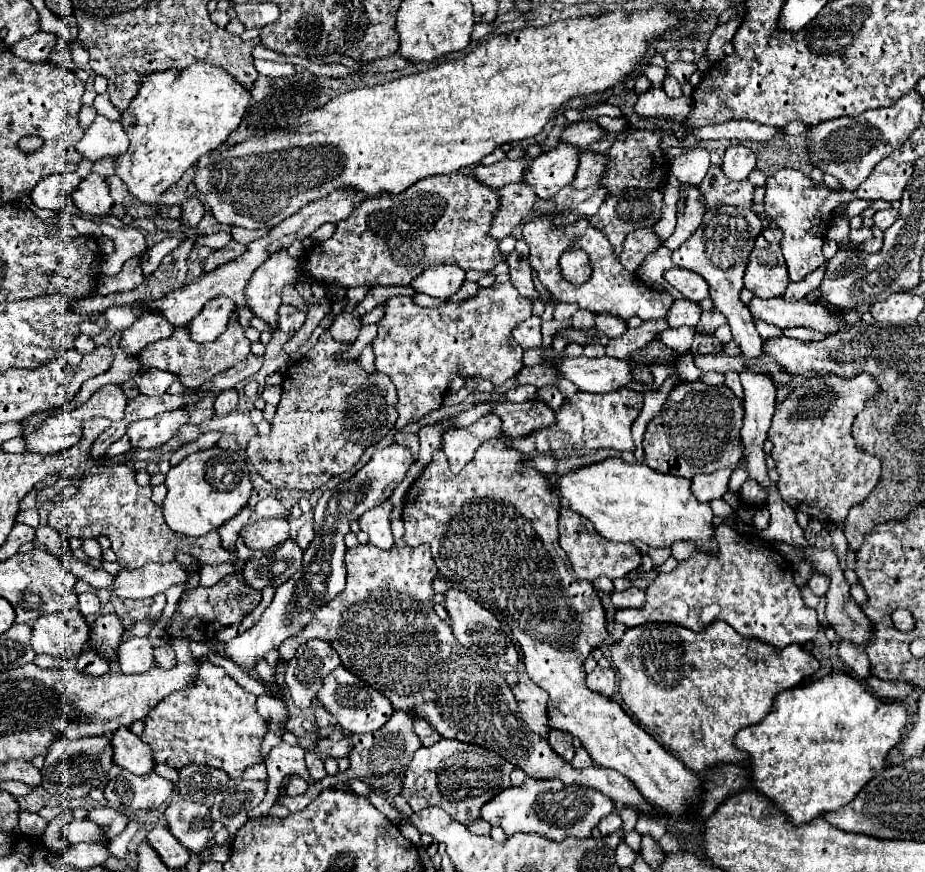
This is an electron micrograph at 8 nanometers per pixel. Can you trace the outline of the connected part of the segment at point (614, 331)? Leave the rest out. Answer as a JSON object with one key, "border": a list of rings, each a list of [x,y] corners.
{"border":[[[596,315],[596,329],[606,333],[608,337],[620,337],[626,333],[628,323],[620,317],[612,317],[612,315]]]}

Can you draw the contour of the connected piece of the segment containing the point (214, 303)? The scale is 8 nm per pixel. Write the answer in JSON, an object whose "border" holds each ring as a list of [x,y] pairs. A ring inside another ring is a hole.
{"border":[[[212,299],[206,307],[186,325],[190,331],[190,339],[194,343],[210,343],[218,335],[226,331],[228,317],[234,311],[234,303],[230,299]]]}

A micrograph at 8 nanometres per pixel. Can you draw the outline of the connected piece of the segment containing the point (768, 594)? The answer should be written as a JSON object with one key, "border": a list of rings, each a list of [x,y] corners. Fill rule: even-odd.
{"border":[[[720,523],[714,533],[718,553],[694,551],[690,559],[680,561],[670,573],[660,573],[646,589],[646,603],[638,609],[622,609],[616,613],[616,621],[626,627],[666,621],[682,625],[698,633],[700,613],[704,607],[718,605],[722,613],[734,617],[730,623],[742,637],[760,639],[774,647],[786,647],[792,643],[812,641],[818,633],[816,611],[806,607],[800,589],[792,577],[792,565],[774,551],[774,547],[758,535],[744,535],[734,531],[728,523]]]}

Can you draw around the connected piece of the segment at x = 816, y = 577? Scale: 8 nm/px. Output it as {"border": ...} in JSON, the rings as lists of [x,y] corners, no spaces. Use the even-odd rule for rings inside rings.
{"border":[[[814,567],[810,569],[810,581],[808,581],[808,587],[816,593],[816,595],[820,595],[820,597],[824,597],[826,593],[828,593],[828,587],[830,587],[830,577],[826,575],[826,573],[820,573],[820,571],[816,571]]]}

